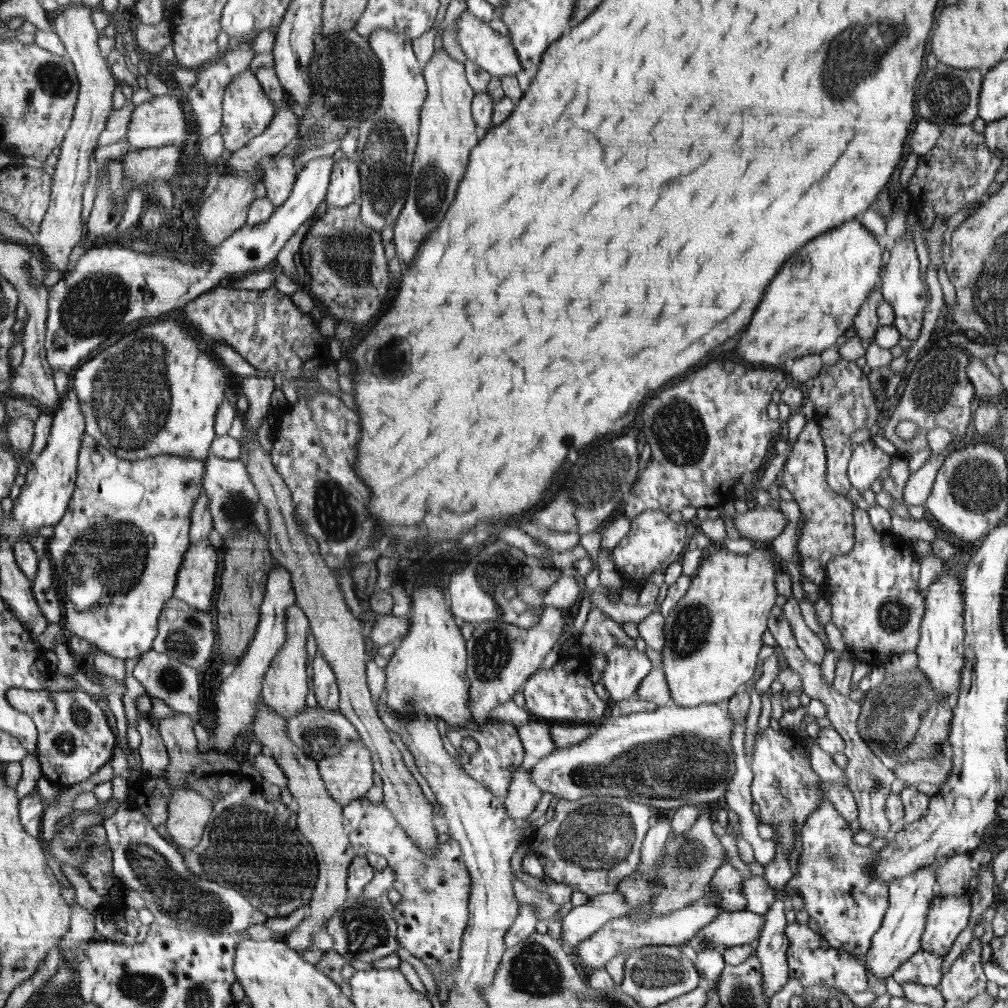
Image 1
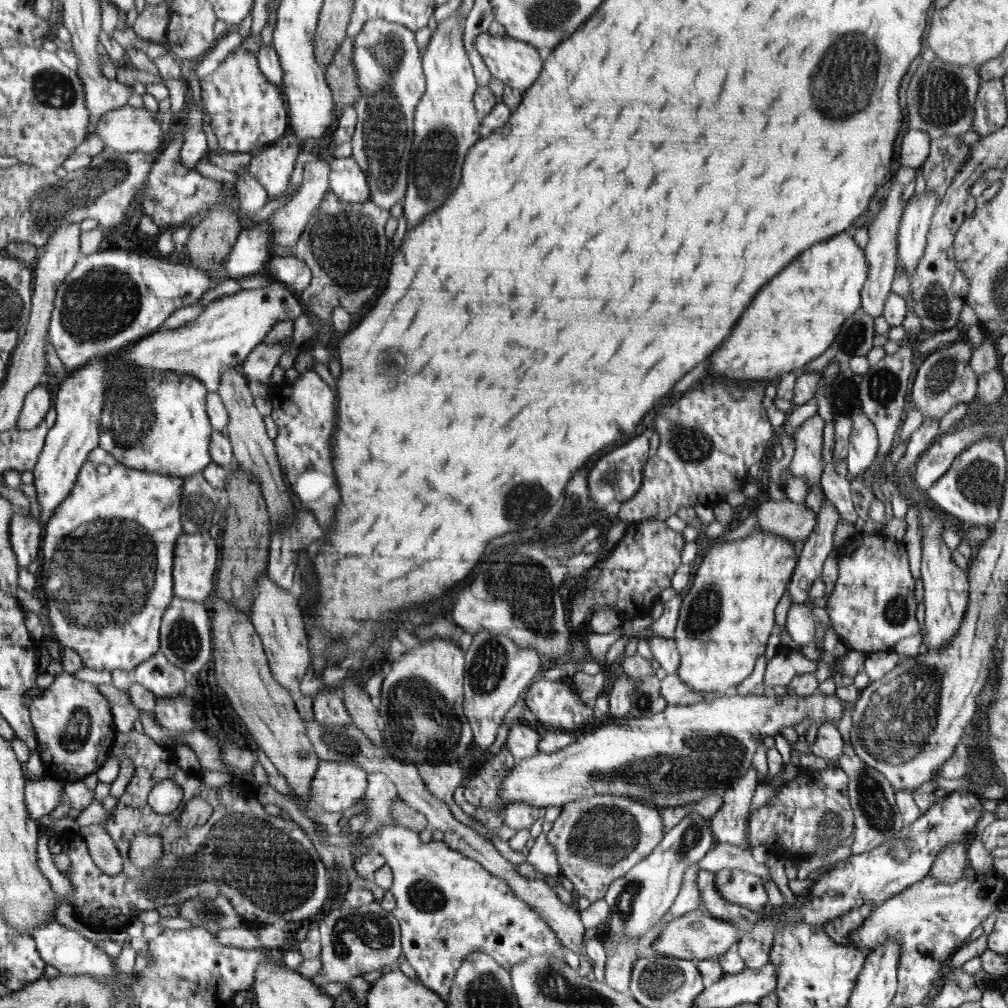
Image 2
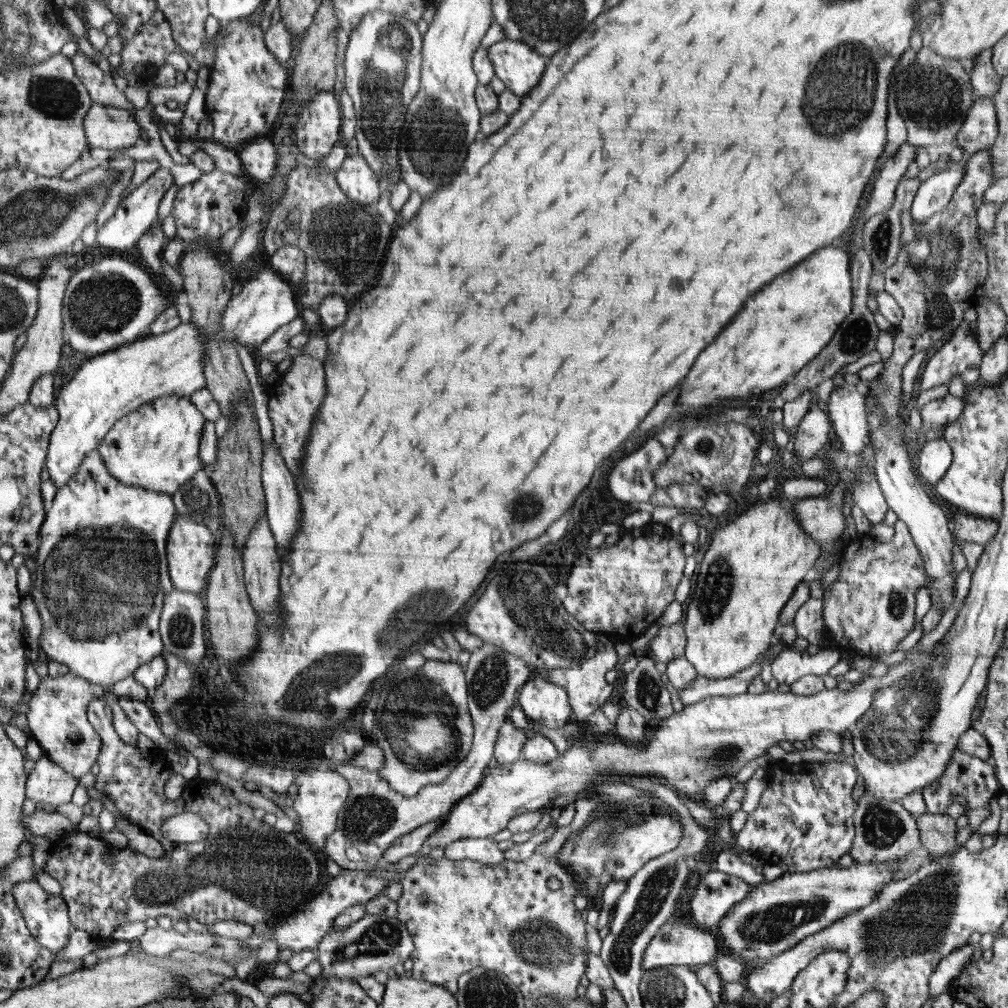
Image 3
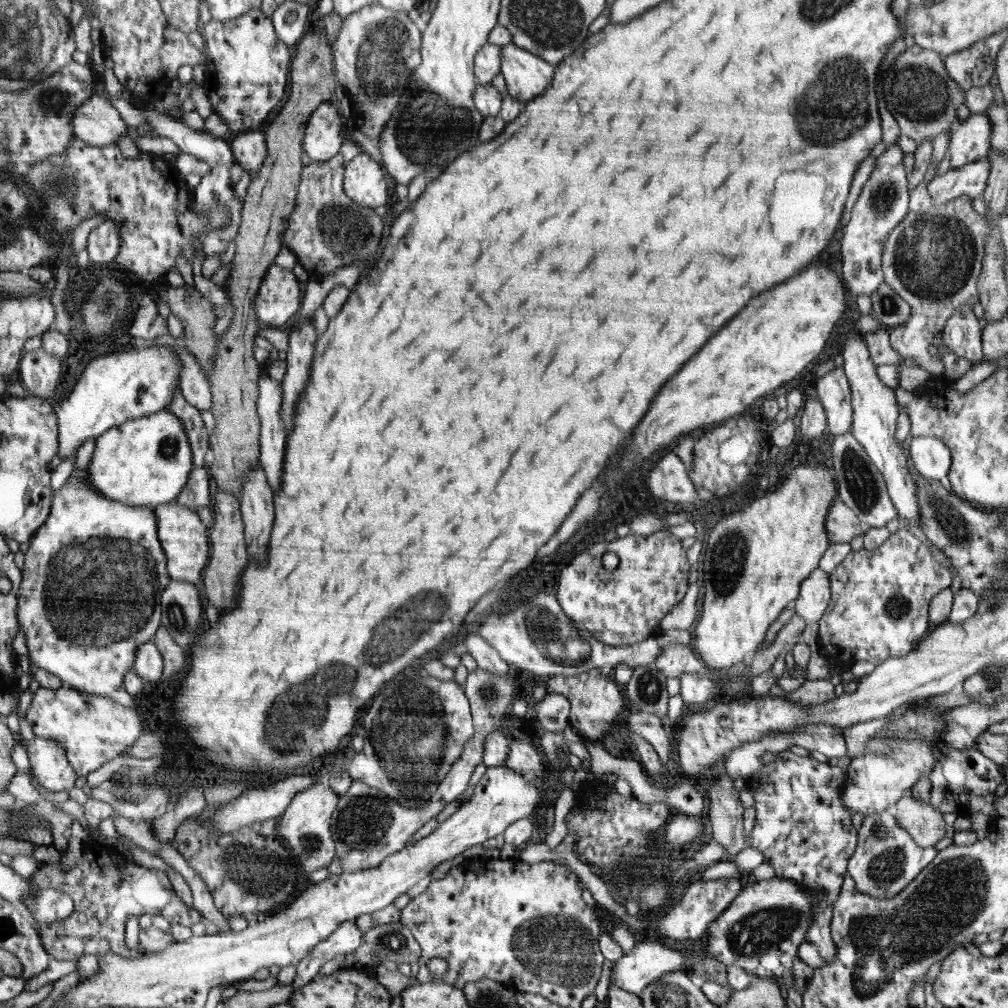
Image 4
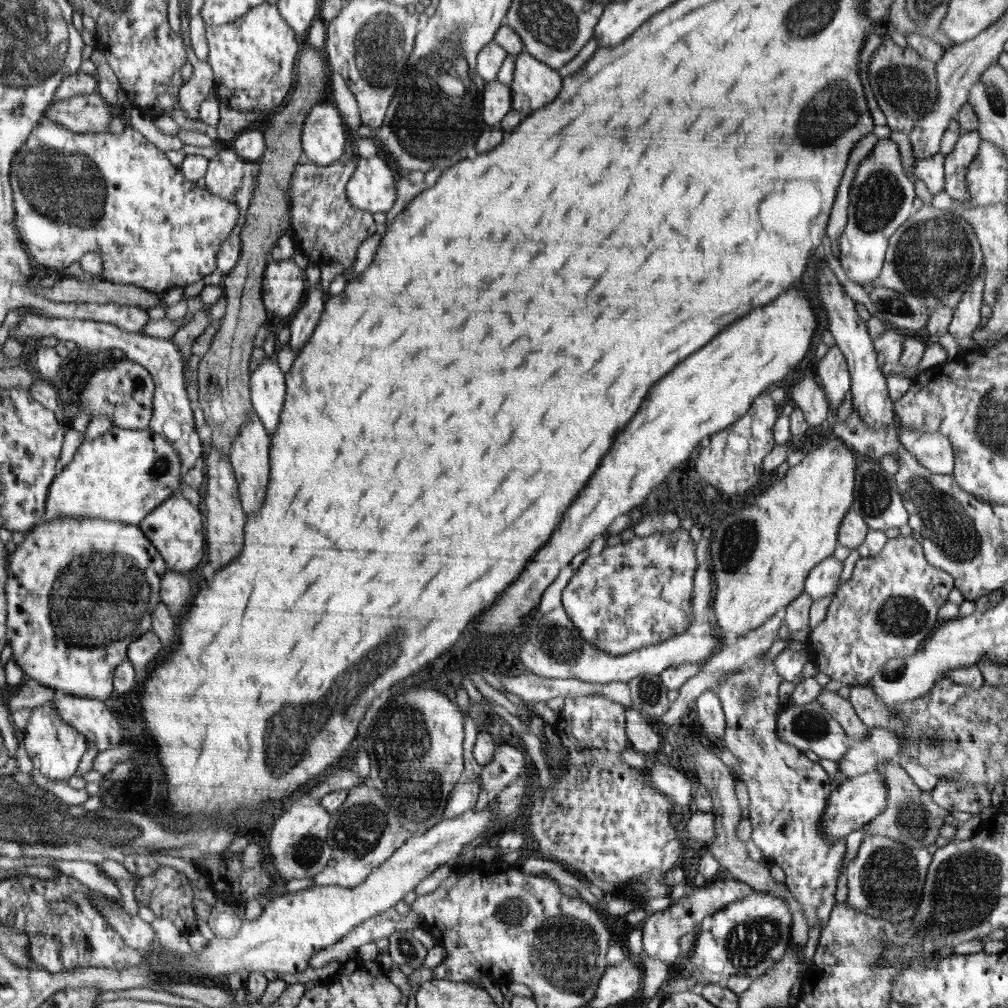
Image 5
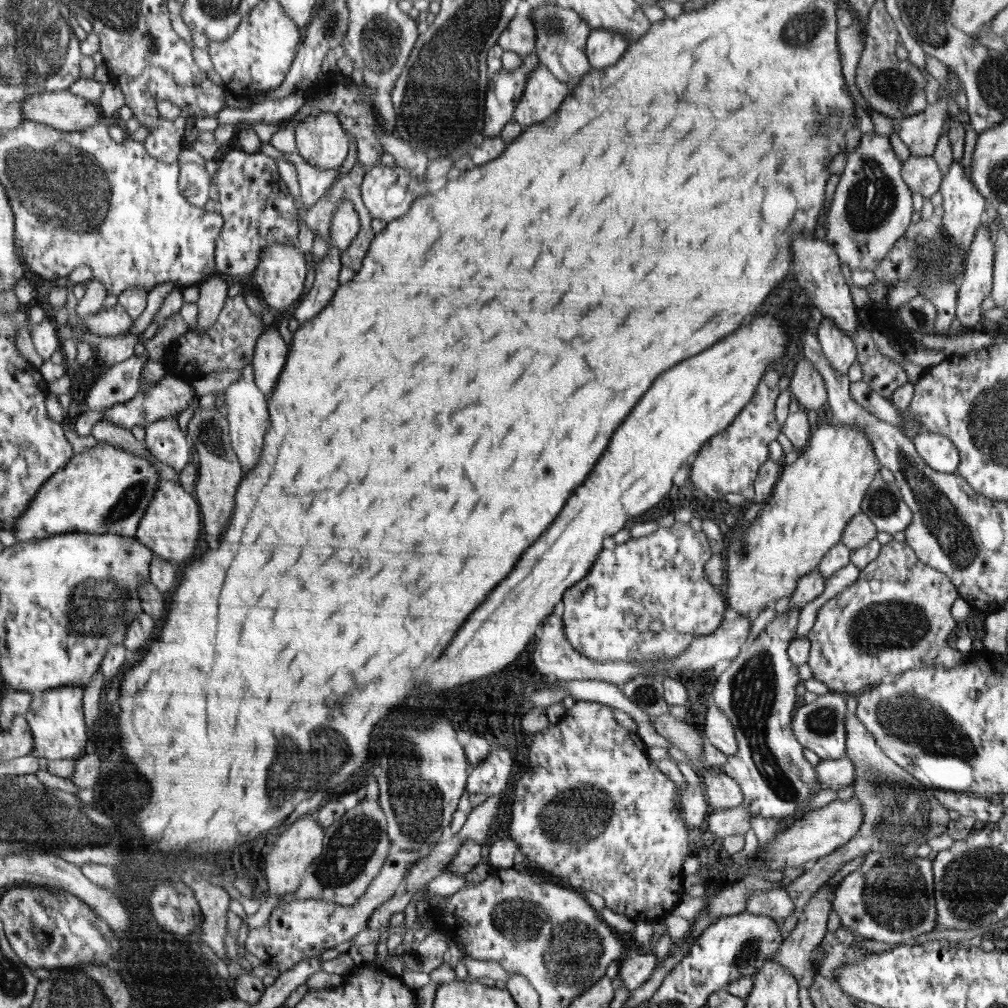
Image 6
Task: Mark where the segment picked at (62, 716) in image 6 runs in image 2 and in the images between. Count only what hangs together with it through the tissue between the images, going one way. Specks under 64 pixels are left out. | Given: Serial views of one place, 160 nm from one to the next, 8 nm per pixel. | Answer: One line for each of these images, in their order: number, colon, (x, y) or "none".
2: (42, 796)
3: (49, 783)
4: (47, 759)
5: (55, 748)

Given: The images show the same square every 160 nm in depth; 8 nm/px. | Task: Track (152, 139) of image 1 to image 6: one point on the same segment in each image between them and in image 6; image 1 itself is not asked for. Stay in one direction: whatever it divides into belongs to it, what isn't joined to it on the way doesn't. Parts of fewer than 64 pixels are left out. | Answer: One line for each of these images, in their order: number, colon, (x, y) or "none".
2: (127, 130)
3: (106, 127)
4: (97, 122)
5: (89, 113)
6: (63, 110)

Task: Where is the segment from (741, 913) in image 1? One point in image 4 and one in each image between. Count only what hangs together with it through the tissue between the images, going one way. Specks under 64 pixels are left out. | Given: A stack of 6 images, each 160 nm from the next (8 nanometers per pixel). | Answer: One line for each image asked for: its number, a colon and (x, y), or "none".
2: (694, 936)
3: (678, 942)
4: (649, 960)

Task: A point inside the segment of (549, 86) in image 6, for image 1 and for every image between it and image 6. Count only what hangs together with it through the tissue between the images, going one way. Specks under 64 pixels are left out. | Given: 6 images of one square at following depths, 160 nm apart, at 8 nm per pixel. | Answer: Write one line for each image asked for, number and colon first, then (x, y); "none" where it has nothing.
1: (495, 53)
2: (516, 63)
3: (520, 68)
4: (528, 76)
5: (535, 84)

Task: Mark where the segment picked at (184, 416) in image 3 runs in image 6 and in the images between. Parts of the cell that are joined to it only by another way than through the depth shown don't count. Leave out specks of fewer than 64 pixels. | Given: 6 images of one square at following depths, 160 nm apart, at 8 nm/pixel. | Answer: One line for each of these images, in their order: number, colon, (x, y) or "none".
4: (144, 462)
5: (123, 475)
6: (106, 490)

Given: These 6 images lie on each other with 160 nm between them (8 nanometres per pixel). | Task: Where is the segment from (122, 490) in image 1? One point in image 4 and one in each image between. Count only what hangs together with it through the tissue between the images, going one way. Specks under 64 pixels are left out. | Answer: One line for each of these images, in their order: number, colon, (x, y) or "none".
2: (106, 578)
3: (101, 611)
4: (92, 581)

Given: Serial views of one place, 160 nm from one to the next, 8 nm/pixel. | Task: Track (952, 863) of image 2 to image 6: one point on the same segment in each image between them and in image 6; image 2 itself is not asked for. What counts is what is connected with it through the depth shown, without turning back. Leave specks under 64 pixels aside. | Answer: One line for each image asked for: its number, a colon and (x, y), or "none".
3: (938, 831)
4: (926, 826)
5: (911, 817)
6: (900, 811)

